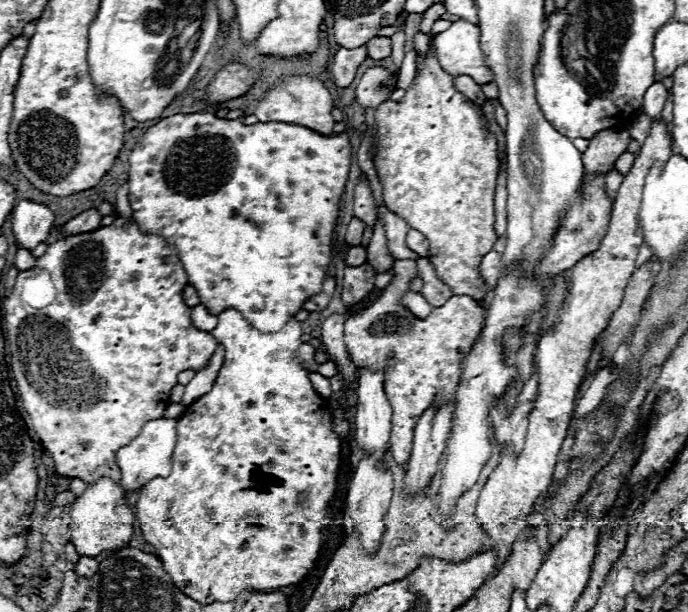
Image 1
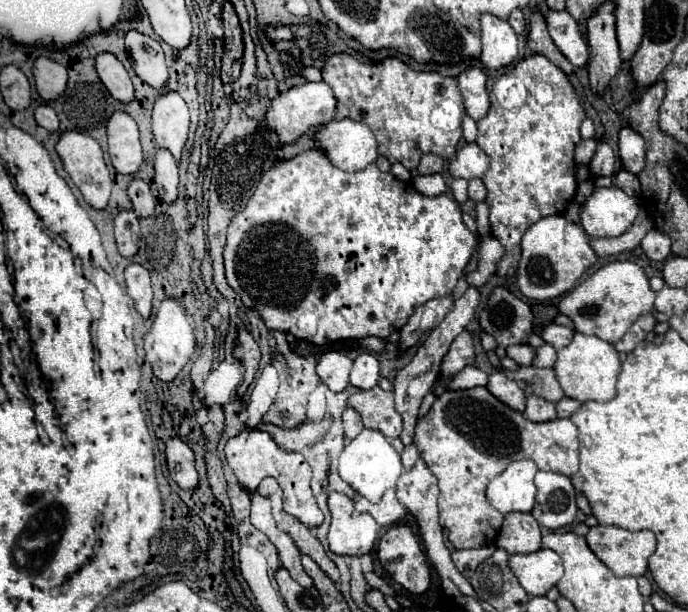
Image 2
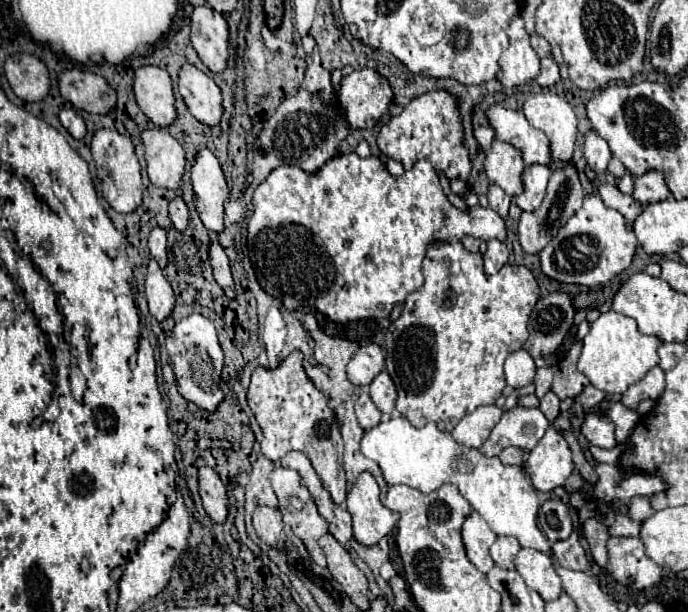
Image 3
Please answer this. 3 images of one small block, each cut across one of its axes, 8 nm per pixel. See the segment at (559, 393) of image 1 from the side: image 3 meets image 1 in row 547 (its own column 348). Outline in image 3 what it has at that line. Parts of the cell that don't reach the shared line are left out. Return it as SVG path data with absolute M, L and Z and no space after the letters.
M362 472L348 492L346 510L352 516L354 538L364 546L378 544L378 540L384 538L398 522L398 514L382 506L380 488L368 472Z

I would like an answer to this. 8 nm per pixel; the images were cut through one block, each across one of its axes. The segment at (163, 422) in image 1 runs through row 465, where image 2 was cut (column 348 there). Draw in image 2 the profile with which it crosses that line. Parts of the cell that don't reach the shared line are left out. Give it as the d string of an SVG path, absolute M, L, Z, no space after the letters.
M342 118L320 126L314 132L314 148L326 150L326 158L340 170L364 170L378 158L376 140L370 128L362 122Z

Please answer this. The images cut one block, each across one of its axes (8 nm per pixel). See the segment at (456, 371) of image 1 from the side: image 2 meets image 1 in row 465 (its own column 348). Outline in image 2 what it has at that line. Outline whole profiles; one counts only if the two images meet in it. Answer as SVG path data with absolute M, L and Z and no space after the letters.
M374 386L372 390L360 390L348 398L348 406L354 408L366 428L378 430L388 438L398 438L402 432L402 418L394 408L394 394Z

